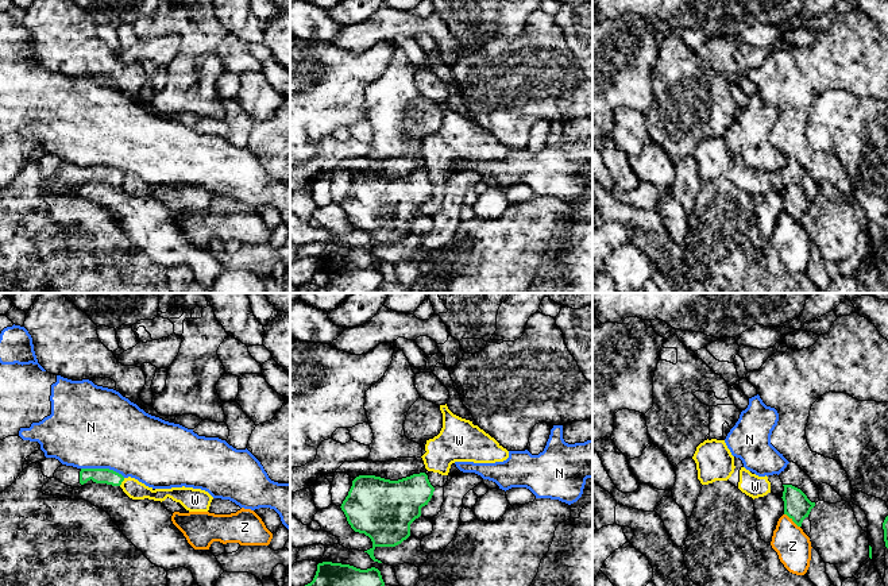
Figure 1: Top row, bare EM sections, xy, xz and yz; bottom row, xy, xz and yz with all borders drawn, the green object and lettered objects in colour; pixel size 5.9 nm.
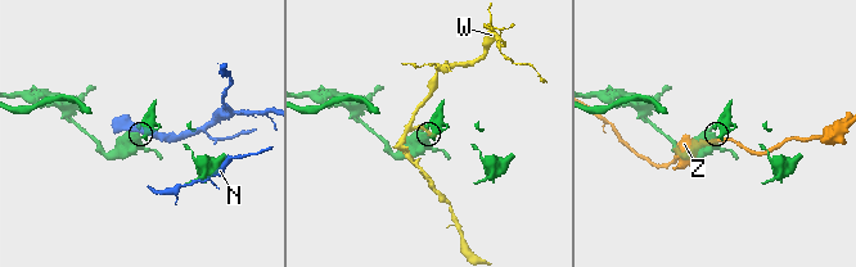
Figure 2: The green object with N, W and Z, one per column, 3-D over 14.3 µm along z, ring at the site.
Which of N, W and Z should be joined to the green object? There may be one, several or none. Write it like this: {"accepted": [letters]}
{"accepted": ["W"]}

